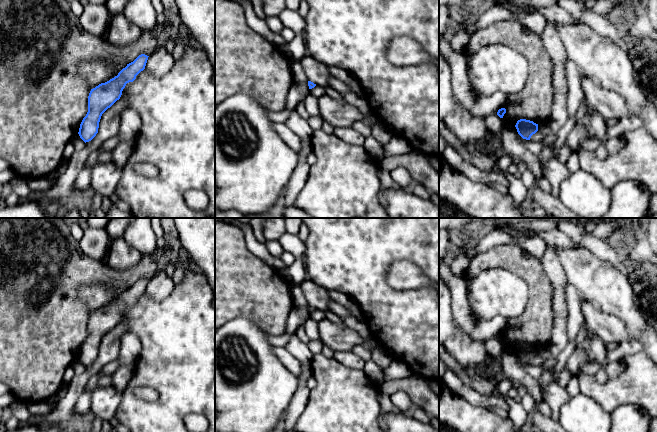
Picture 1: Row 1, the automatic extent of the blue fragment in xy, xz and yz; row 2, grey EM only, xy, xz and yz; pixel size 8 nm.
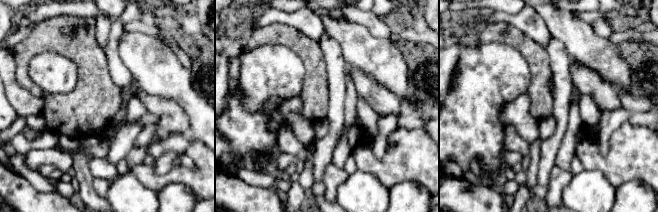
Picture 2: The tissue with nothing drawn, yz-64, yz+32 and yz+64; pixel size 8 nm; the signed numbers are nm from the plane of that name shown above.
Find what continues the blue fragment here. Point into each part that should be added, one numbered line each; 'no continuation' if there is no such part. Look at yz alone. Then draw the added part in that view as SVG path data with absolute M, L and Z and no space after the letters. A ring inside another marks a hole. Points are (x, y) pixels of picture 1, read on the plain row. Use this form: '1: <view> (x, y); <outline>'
no continuation

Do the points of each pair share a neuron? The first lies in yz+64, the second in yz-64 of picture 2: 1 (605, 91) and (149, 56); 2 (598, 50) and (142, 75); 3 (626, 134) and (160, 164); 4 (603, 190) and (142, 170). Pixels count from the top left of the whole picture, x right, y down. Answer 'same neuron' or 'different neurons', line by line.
1: different neurons
2: same neuron
3: different neurons
4: different neurons

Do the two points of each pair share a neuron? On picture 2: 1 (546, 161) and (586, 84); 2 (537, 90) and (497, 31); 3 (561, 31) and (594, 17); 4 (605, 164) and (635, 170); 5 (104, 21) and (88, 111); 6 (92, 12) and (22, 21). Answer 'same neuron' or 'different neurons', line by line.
1: different neurons
2: same neuron
3: different neurons
4: same neuron
5: different neurons
6: same neuron

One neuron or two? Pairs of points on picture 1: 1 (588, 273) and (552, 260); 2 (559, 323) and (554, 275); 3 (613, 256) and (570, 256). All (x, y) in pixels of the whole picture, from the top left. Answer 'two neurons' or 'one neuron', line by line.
1: two neurons
2: one neuron
3: two neurons

